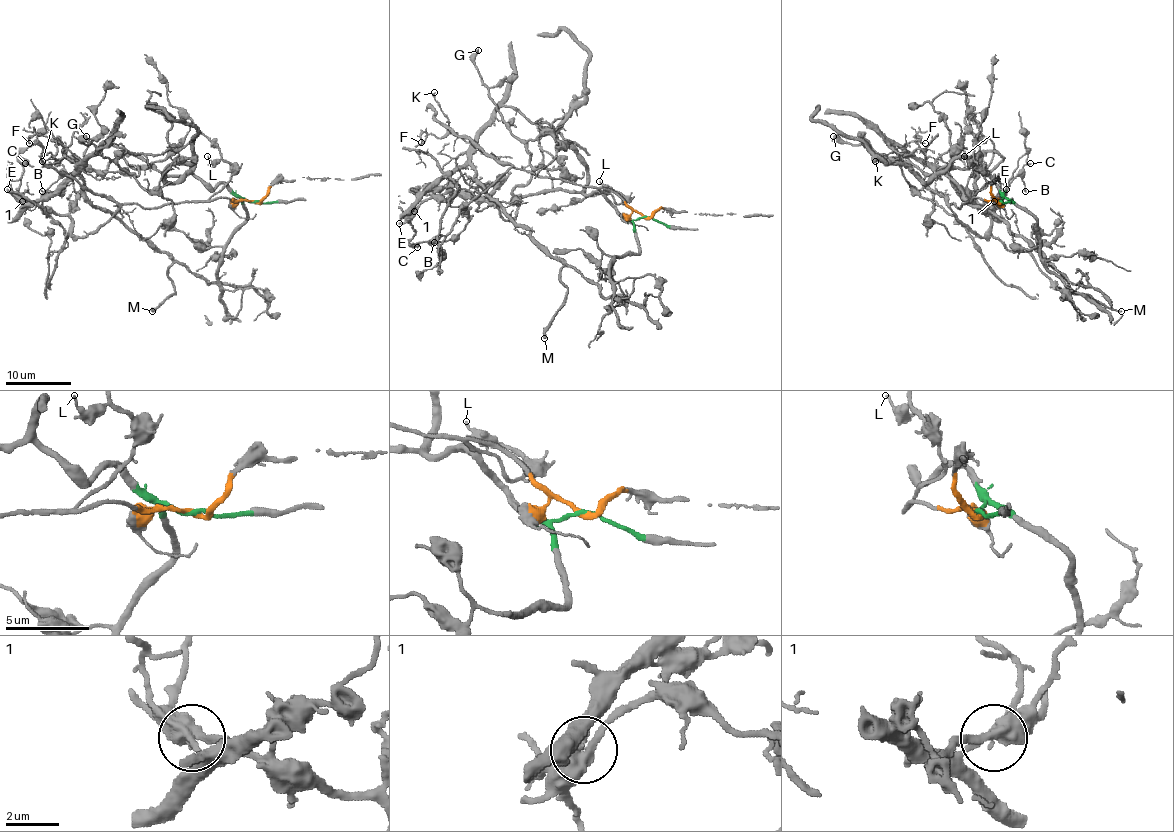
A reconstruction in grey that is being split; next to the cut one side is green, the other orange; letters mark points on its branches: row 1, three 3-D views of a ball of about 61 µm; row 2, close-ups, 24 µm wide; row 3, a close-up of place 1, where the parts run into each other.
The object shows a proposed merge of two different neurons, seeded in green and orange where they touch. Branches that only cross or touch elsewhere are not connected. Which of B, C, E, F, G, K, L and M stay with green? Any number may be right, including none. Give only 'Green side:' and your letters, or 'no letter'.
Green side: F, G, K, M

